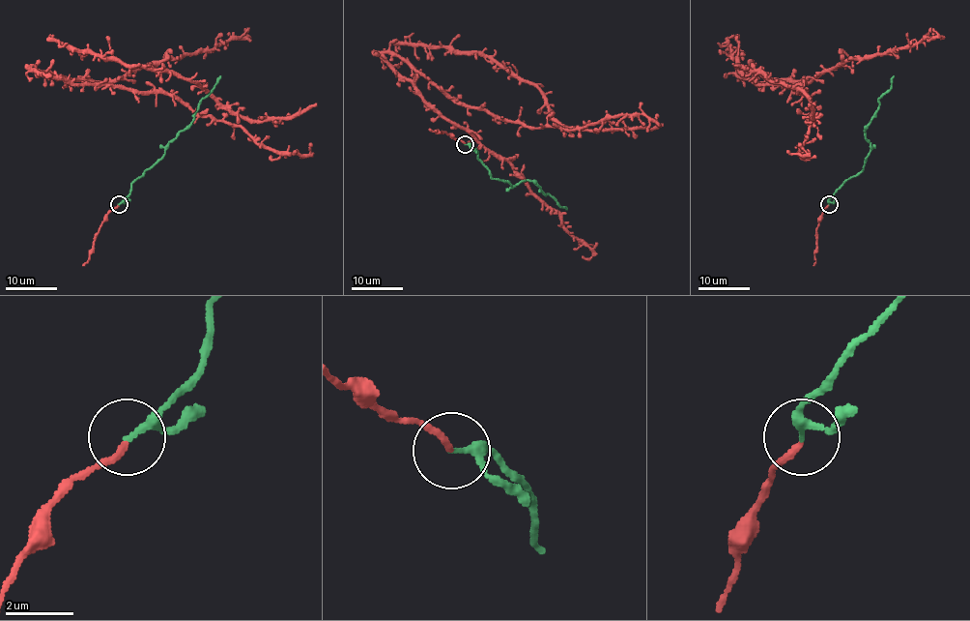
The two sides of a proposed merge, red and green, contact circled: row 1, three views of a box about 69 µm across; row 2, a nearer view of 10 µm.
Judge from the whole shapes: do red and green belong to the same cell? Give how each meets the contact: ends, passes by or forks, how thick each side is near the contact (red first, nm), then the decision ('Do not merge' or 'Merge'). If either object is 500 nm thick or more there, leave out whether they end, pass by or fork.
At the ring red ends. At the ring green passes by. Thickness 190 nm (red) against 160 nm. Merge

